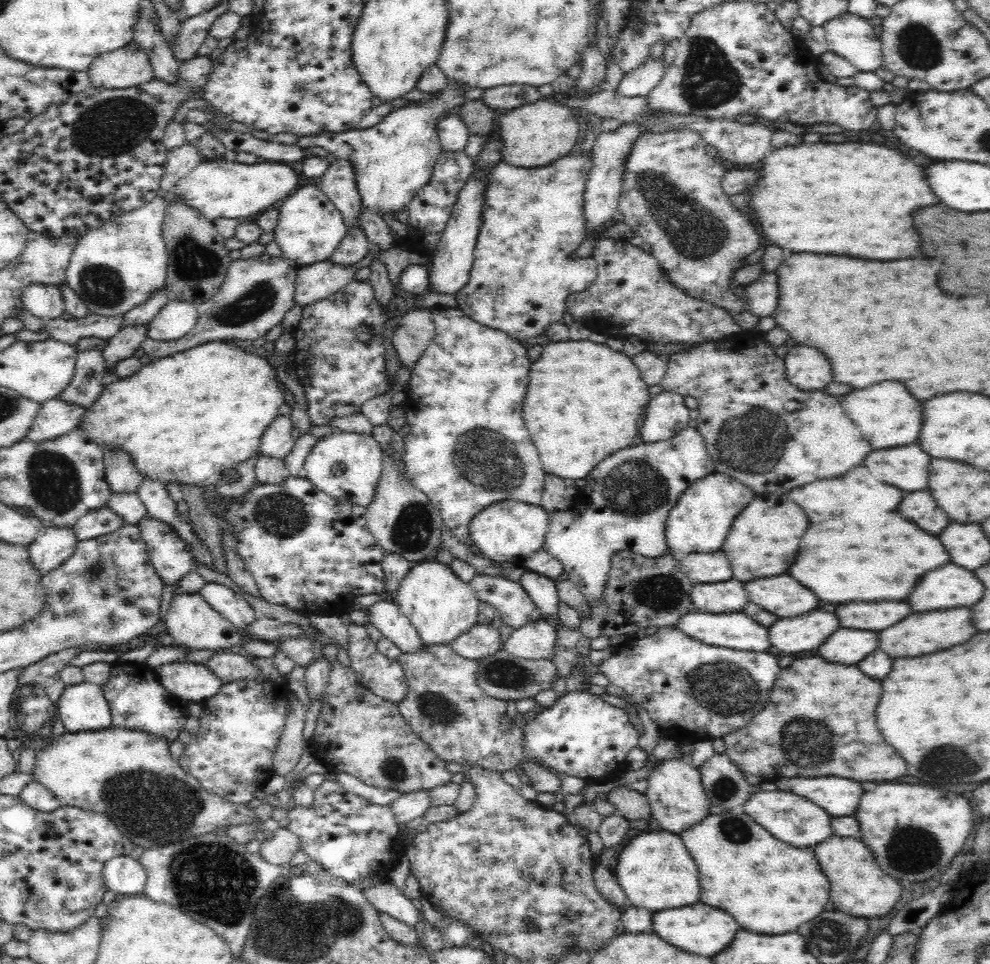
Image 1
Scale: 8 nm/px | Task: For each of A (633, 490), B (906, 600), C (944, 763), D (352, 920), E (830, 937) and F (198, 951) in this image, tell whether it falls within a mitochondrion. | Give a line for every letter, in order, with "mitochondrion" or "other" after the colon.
A: mitochondrion
B: other
C: mitochondrion
D: mitochondrion
E: mitochondrion
F: other

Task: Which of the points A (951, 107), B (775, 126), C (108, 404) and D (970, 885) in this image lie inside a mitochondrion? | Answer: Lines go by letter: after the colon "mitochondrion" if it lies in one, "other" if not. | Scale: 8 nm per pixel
A: other
B: other
C: other
D: other

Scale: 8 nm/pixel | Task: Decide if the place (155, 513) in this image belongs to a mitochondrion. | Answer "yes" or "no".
no

